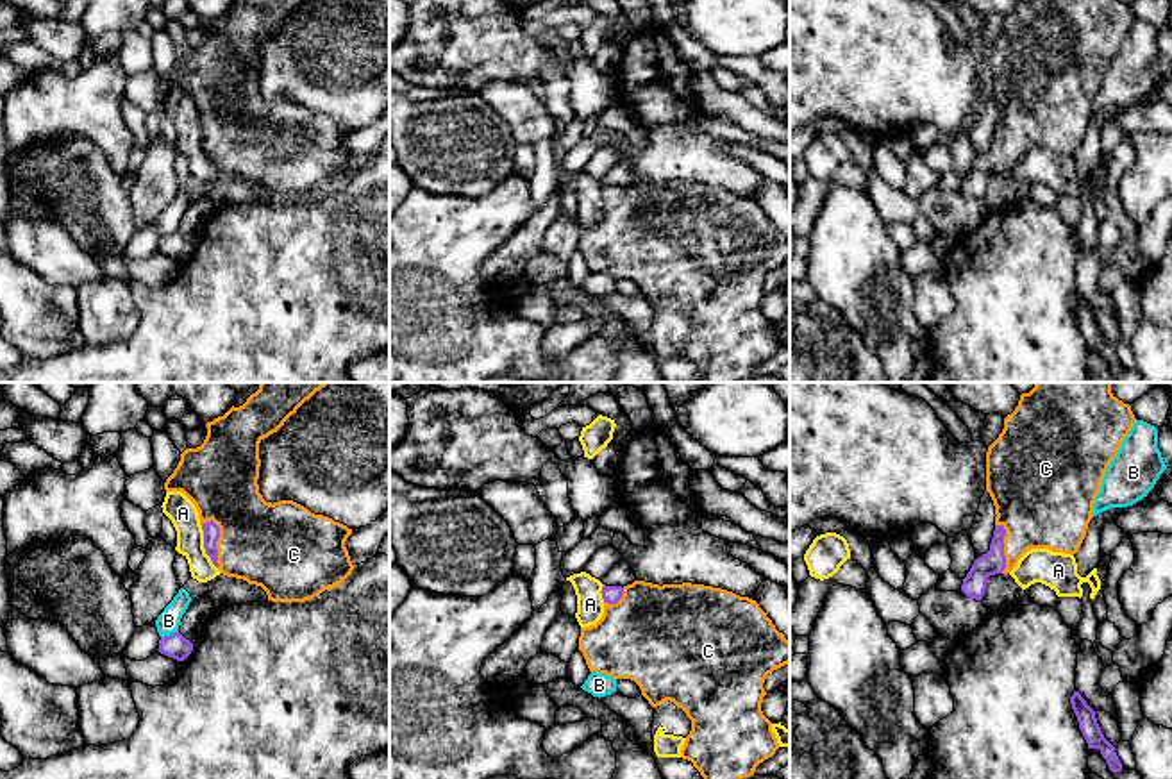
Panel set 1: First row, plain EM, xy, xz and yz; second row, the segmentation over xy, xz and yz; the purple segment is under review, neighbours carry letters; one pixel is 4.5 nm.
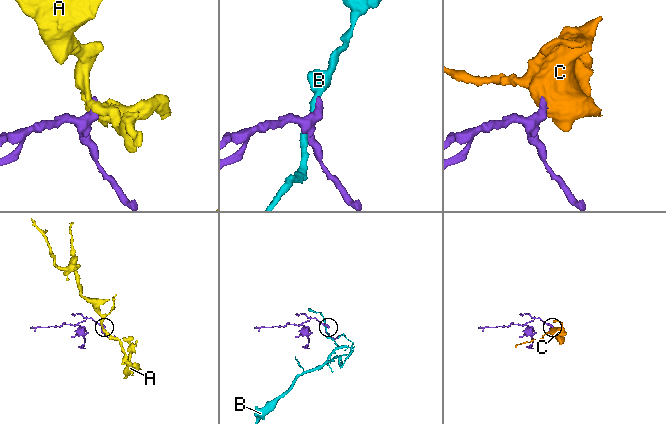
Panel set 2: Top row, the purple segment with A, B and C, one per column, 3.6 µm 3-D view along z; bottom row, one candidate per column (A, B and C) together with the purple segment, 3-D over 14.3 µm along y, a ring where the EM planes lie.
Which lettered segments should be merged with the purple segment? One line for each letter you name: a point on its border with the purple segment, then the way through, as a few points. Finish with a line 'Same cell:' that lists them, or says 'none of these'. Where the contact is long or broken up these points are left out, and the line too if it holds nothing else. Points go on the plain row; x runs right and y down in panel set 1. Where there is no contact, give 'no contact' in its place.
C: contact xy (215, 143); way xy (211, 131), (215, 143), (270, 145)
Same cell: C

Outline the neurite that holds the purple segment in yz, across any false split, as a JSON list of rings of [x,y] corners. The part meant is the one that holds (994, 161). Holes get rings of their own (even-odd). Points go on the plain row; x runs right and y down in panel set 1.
[[[1018,0],[986,52],[986,91],[995,105],[990,150],[977,157],[961,191],[981,200],[990,175],[1009,173],[1031,148],[1076,154],[1104,73],[1136,21],[1122,0]]]

